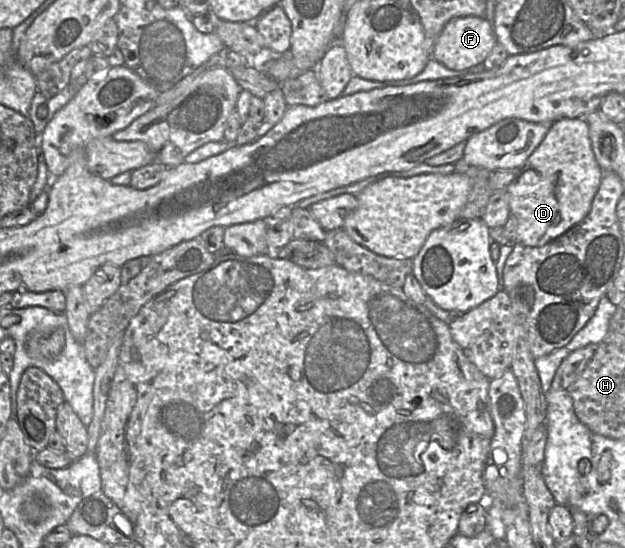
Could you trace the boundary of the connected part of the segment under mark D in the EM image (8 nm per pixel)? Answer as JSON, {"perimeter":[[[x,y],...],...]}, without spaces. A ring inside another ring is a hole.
{"perimeter":[[[562,118],[554,121],[546,136],[529,156],[507,186],[511,215],[517,219],[517,244],[541,247],[579,224],[590,212],[604,171],[596,161],[589,127],[584,118]]]}

